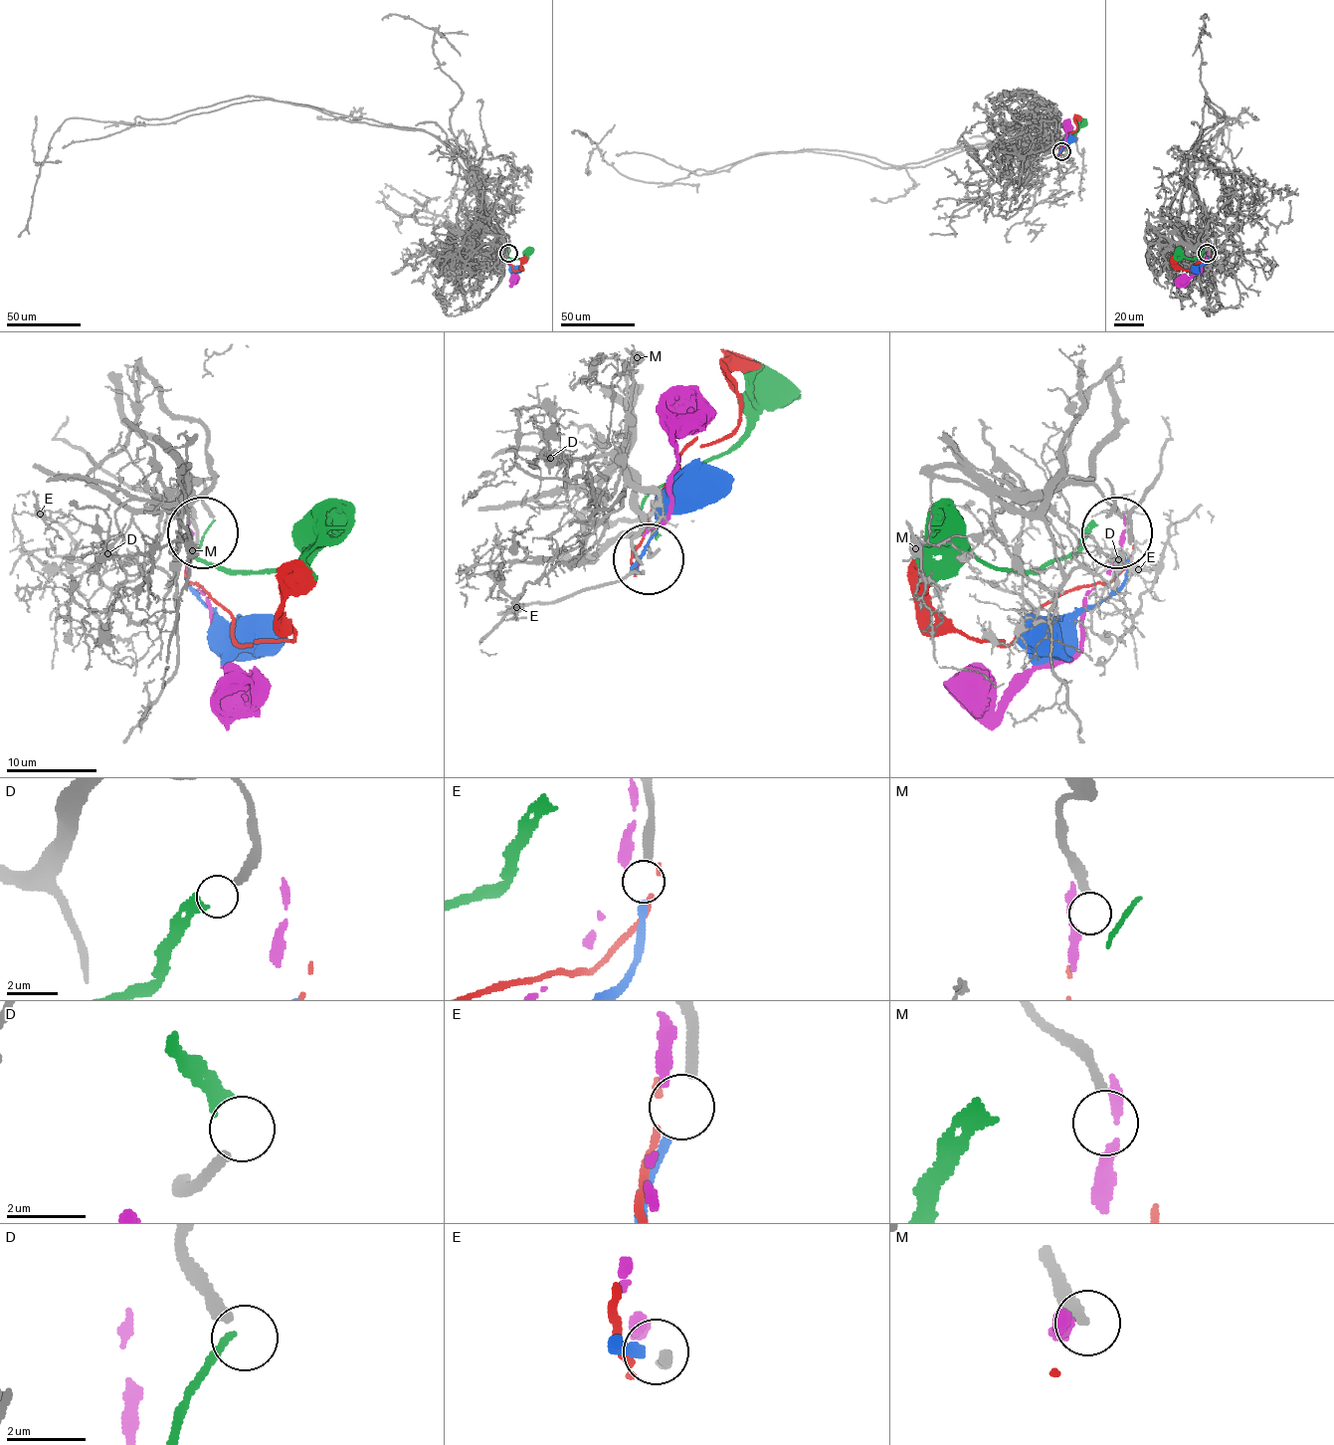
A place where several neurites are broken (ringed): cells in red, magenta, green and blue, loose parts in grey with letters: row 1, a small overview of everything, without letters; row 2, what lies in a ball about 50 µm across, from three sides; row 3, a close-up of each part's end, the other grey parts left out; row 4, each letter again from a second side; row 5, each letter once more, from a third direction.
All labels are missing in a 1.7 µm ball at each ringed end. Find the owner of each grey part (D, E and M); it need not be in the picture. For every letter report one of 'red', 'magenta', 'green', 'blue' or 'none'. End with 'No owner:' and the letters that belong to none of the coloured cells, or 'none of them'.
D: green
E: blue
M: none
No owner: M

